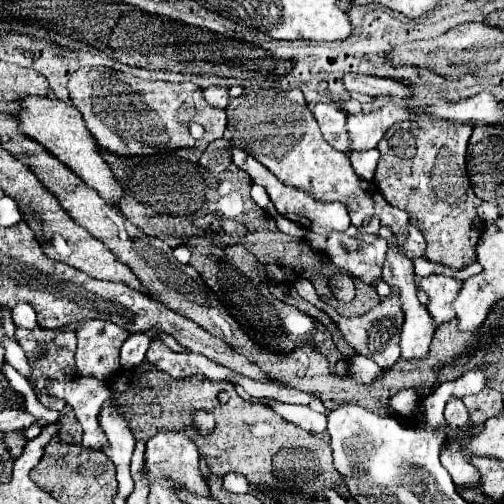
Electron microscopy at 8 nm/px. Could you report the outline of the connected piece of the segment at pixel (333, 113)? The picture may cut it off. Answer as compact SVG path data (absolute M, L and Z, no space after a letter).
M316 104L312 112L328 144L340 152L348 152L350 136L346 130L346 112L340 110L336 104Z

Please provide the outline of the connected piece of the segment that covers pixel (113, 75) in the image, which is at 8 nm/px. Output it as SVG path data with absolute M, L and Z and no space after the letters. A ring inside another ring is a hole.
M84 66L70 78L68 84L70 100L80 110L86 120L88 130L96 138L96 142L114 156L150 156L160 150L178 150L178 148L196 148L204 152L212 140L222 138L226 128L226 112L208 106L202 90L196 84L170 84L170 82L146 82L132 74L116 72L112 68L92 68ZM200 124L204 128L202 140L190 136L190 126Z

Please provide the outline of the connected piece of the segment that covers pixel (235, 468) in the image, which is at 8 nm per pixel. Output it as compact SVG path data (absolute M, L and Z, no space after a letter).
M144 360L140 366L120 368L114 372L106 380L106 386L112 394L118 394L114 408L122 412L126 420L132 420L130 430L134 438L142 442L148 442L158 432L186 432L190 416L200 408L212 412L216 416L214 432L200 436L192 430L190 440L198 446L200 456L216 476L238 472L254 486L260 484L268 488L282 488L284 492L302 492L310 498L322 498L324 488L336 488L336 484L342 482L342 476L334 472L328 440L282 420L264 404L244 400L226 380L214 382L200 374L176 380Z

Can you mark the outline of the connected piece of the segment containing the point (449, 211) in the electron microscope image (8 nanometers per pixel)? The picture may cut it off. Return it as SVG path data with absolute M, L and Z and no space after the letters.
M406 120L390 126L390 132L378 142L380 162L374 174L374 182L380 188L388 204L404 210L414 220L414 226L426 236L426 258L450 268L460 268L462 264L476 262L476 242L482 232L482 220L476 208L482 200L472 192L472 184L466 172L466 148L472 136L472 126L450 122L450 120Z

